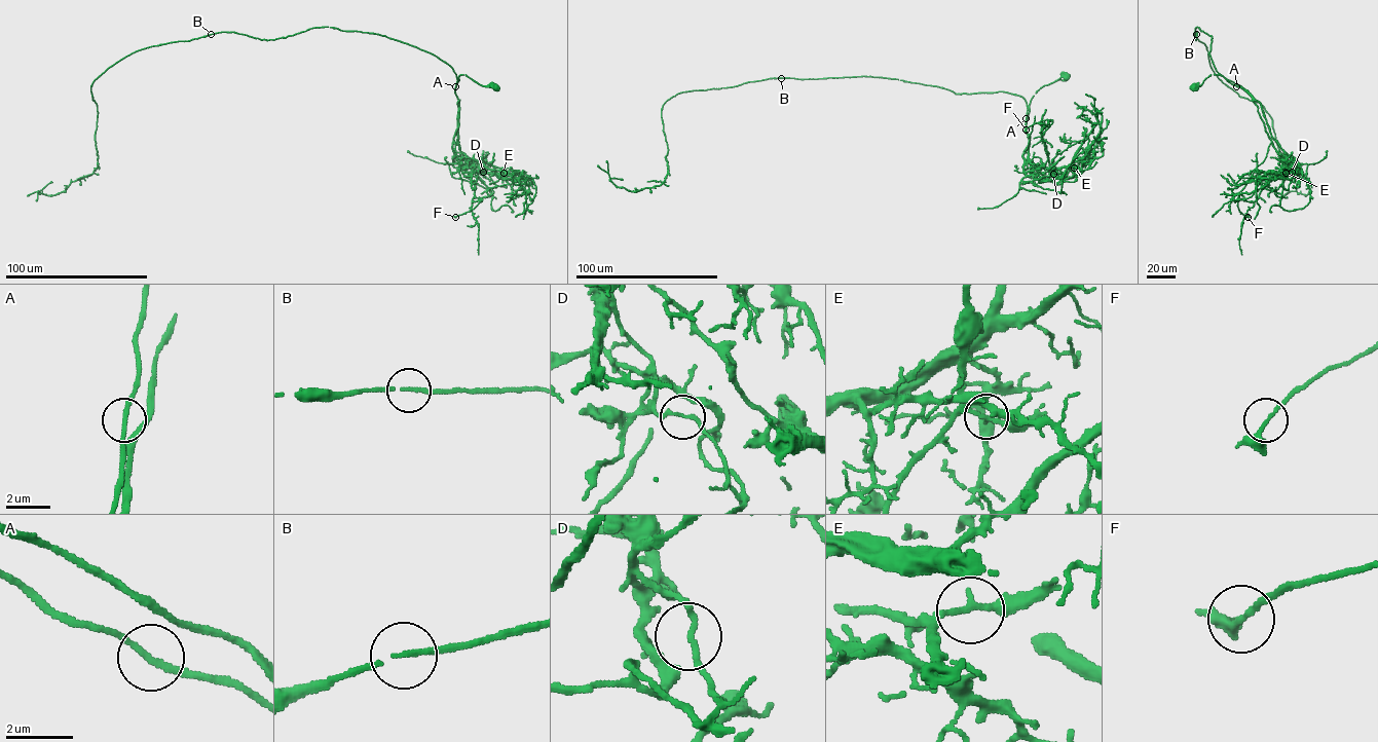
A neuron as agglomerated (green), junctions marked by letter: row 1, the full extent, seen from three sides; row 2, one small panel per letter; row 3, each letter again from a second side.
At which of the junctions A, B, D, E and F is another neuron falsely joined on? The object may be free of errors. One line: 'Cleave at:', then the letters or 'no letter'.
Cleave at: no letter

